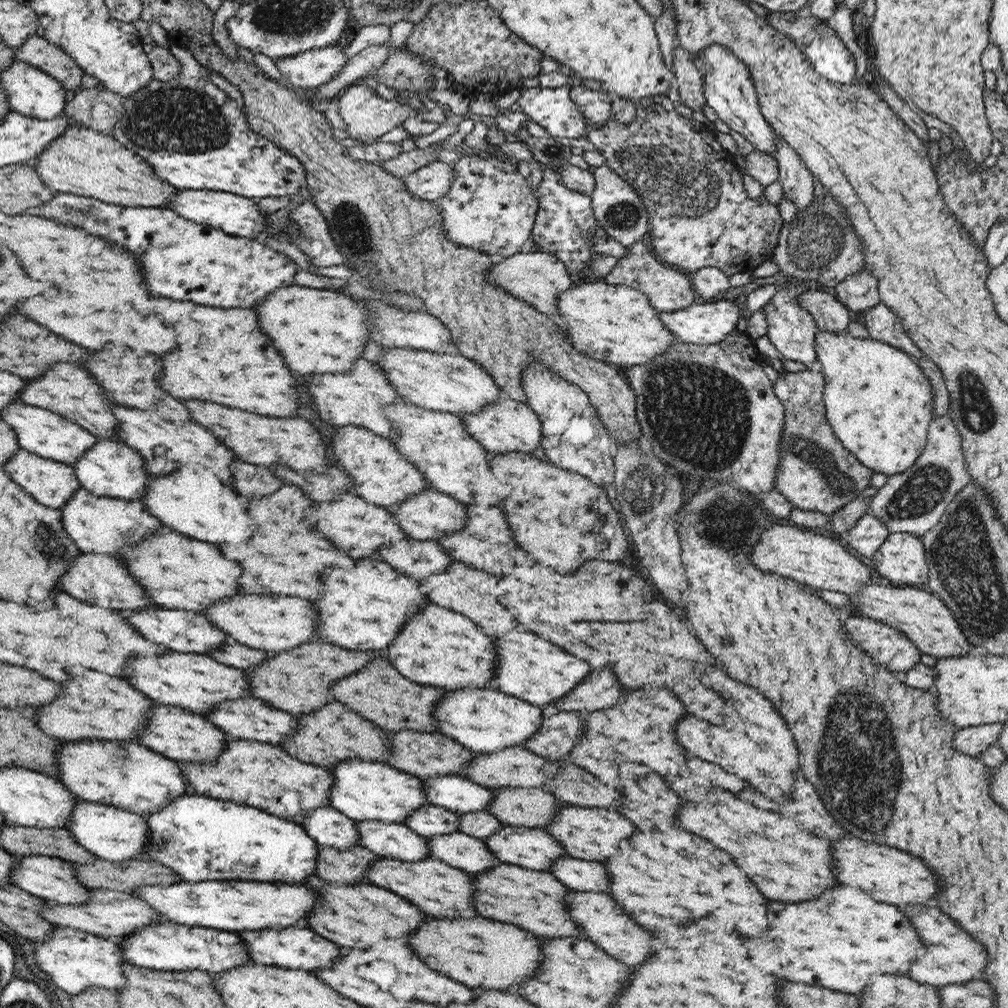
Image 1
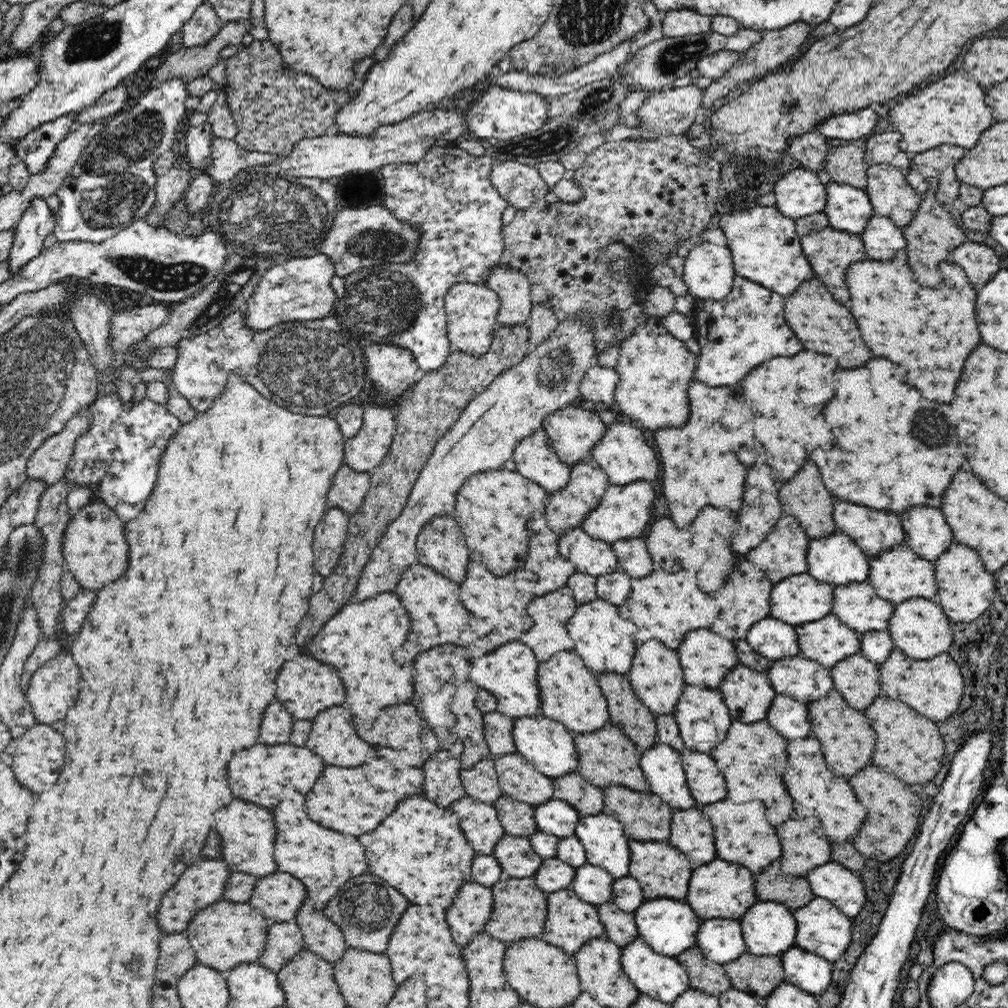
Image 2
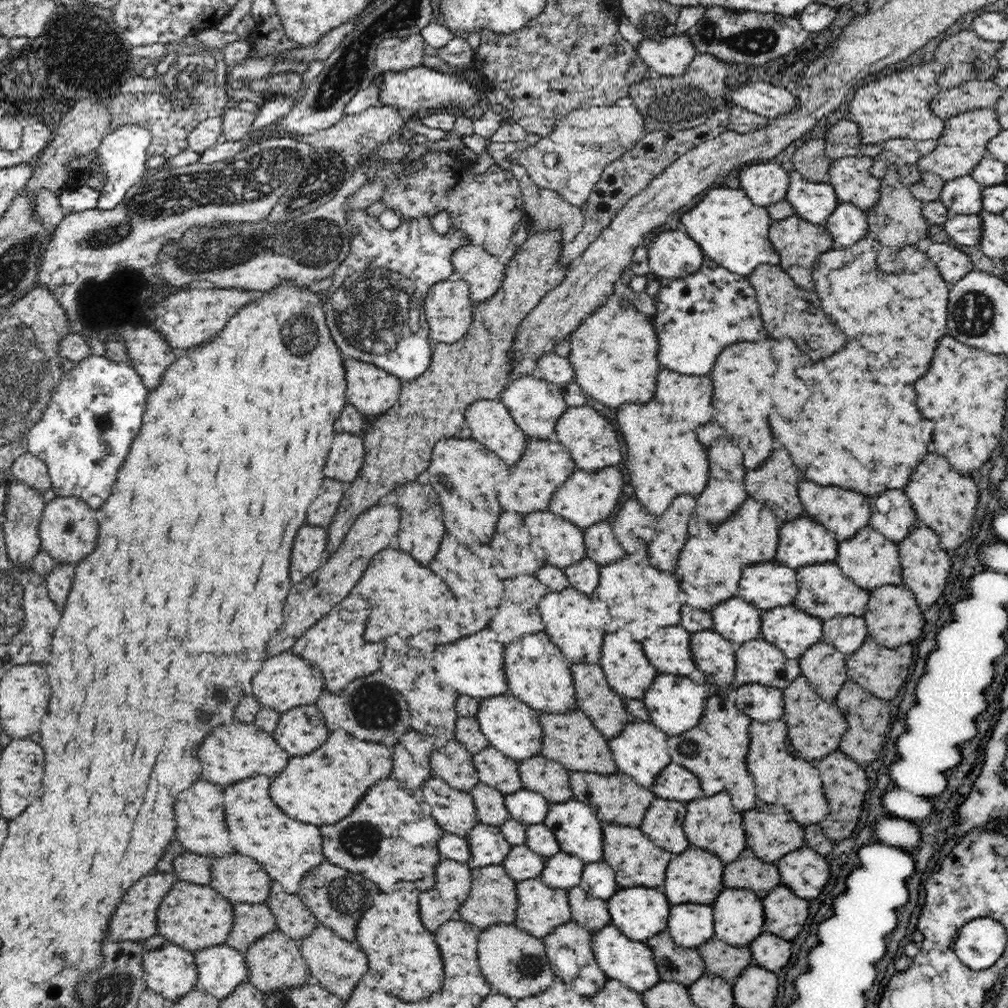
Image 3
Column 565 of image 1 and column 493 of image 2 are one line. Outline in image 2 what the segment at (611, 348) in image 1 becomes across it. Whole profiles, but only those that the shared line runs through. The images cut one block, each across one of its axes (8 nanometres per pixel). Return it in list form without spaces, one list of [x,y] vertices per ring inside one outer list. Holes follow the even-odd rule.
[[[460,283],[448,289],[444,297],[444,312],[447,316],[449,349],[479,357],[488,352],[493,332],[498,326],[496,315],[500,308],[498,295],[486,284]]]

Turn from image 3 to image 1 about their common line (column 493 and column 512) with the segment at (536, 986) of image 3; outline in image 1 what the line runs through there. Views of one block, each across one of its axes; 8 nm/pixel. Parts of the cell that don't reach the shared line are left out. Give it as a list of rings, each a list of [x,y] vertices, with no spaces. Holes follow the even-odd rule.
[[[480,915],[470,920],[428,916],[422,921],[420,930],[410,934],[406,941],[410,942],[410,948],[422,958],[425,966],[470,988],[514,992],[527,978],[535,976],[542,961],[542,937]]]

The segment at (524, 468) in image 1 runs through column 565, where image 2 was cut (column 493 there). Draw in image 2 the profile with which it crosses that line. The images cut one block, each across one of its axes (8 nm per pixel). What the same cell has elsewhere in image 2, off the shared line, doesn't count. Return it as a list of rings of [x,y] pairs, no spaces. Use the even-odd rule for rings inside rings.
[[[505,468],[477,472],[463,484],[452,516],[465,534],[469,551],[476,552],[492,574],[520,569],[528,558],[528,522],[544,514],[548,492],[518,471]]]

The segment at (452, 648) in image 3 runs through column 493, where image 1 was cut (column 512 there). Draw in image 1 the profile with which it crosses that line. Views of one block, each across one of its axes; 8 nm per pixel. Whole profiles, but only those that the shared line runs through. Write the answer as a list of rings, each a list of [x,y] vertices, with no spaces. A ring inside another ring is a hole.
[[[508,632],[494,640],[496,665],[489,687],[504,694],[520,698],[540,708],[554,708],[554,703],[564,697],[592,672],[584,660],[571,655],[564,648],[542,640],[532,632]]]

